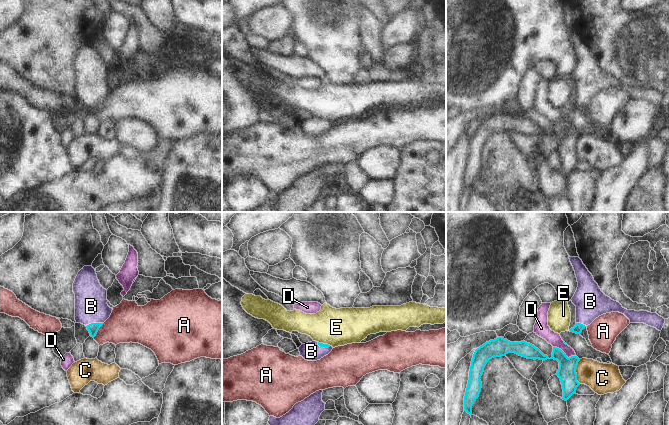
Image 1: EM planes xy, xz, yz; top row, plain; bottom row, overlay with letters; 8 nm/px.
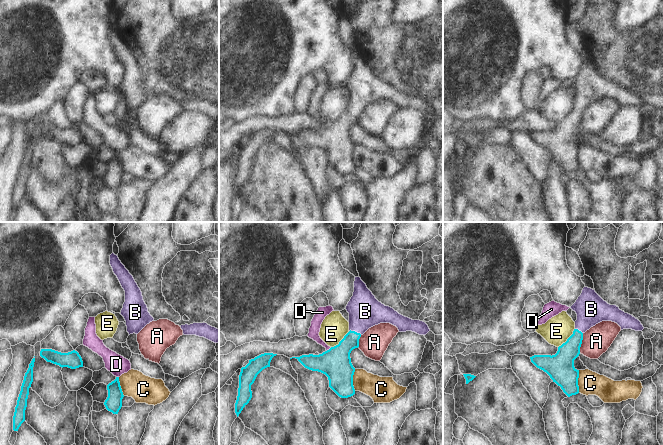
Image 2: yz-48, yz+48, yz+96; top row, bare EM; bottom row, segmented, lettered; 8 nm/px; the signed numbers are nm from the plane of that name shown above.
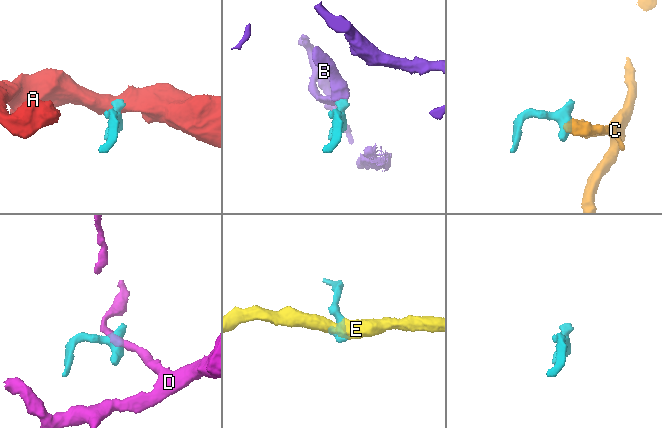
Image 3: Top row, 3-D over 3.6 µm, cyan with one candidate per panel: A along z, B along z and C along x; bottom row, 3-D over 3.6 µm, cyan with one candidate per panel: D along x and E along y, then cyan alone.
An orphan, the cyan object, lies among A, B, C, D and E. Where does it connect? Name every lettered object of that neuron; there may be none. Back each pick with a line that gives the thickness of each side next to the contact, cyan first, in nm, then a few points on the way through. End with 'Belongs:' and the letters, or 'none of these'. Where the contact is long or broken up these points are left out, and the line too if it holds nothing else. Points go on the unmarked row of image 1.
B: calibres 90 and 260 nm; way xy (93, 104), (94, 99), (91, 82)
Belongs: B

